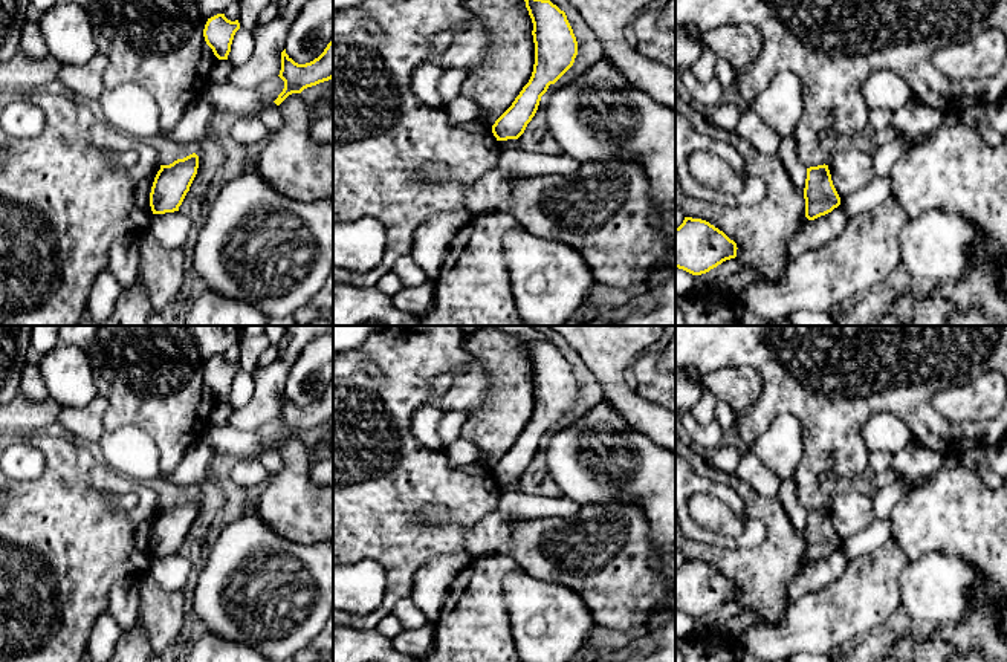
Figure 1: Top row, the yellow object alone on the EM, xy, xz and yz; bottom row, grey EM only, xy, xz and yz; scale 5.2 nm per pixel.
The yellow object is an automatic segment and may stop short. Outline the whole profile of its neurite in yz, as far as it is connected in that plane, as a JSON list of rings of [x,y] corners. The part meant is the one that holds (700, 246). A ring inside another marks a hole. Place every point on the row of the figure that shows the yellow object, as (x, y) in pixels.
[[[685,217],[675,228],[675,268],[701,275],[737,257],[737,243],[706,220]]]

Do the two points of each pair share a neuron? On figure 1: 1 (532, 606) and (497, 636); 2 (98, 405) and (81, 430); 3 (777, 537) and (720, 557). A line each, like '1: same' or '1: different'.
1: different
2: same
3: same

